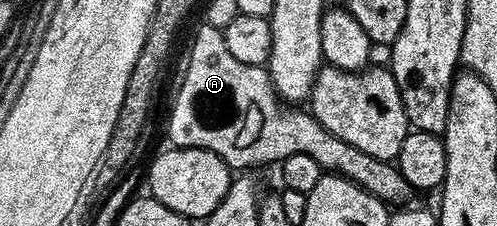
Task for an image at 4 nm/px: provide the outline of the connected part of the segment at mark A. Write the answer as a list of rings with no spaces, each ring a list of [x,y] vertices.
[[[201,24],[197,35],[193,38],[193,47],[189,50],[189,63],[185,66],[185,75],[181,78],[181,87],[173,98],[173,111],[169,114],[169,138],[174,147],[198,146],[204,150],[215,152],[234,171],[245,172],[248,166],[265,166],[268,162],[279,164],[287,156],[302,154],[311,156],[322,171],[339,174],[351,180],[359,188],[371,192],[371,196],[380,202],[397,208],[411,195],[411,187],[403,180],[399,168],[393,162],[384,162],[375,156],[367,156],[363,148],[355,148],[355,144],[347,144],[347,140],[339,140],[312,113],[305,108],[294,108],[278,98],[273,91],[273,81],[265,66],[243,64],[243,60],[235,60],[225,43],[222,27],[212,24]]]

